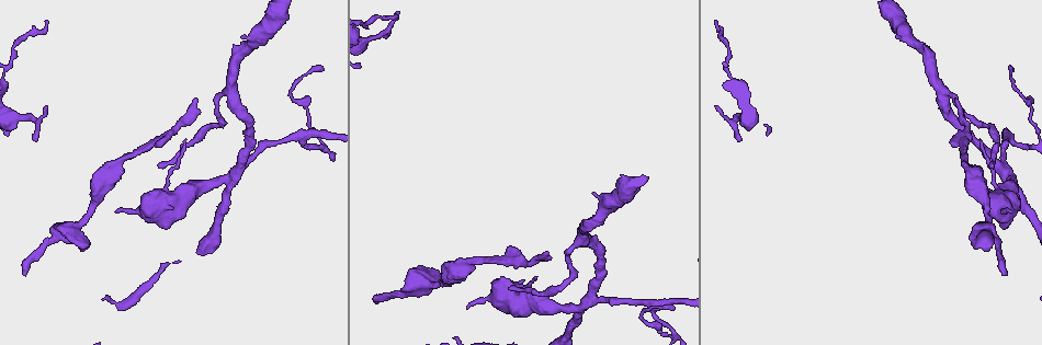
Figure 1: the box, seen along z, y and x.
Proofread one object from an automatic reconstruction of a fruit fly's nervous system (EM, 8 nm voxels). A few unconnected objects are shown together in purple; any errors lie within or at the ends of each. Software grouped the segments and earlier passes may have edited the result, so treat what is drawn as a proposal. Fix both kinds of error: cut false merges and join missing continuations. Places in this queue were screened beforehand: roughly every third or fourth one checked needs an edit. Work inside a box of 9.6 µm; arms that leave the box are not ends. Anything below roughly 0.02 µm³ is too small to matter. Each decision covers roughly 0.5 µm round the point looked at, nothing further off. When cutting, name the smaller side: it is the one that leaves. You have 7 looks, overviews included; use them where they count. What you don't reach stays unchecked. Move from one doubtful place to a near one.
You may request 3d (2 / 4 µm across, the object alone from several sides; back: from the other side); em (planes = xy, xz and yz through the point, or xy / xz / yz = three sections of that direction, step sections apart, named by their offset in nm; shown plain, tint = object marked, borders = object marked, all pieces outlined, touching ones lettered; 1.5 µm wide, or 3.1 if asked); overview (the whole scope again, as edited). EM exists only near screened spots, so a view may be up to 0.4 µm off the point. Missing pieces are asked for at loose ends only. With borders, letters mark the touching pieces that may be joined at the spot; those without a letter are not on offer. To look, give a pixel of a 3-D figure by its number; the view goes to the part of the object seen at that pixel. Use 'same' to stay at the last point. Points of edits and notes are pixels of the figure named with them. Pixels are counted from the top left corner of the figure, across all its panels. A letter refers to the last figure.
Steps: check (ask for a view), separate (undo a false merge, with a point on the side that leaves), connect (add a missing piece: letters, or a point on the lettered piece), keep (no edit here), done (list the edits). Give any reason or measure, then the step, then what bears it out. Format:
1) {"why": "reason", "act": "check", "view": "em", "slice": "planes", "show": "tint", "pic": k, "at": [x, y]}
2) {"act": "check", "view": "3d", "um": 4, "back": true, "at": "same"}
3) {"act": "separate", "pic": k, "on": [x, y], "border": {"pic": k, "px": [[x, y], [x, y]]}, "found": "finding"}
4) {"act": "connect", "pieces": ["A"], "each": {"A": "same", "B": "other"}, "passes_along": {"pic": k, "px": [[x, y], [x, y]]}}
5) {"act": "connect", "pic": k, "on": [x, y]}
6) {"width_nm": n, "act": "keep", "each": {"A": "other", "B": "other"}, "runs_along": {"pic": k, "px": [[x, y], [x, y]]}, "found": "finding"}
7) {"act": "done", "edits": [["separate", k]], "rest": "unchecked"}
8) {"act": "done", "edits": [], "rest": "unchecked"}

{"why": "free end", "act": "check", "view": "3d", "um": 4, "pic": 1, "at": [322, 67]}

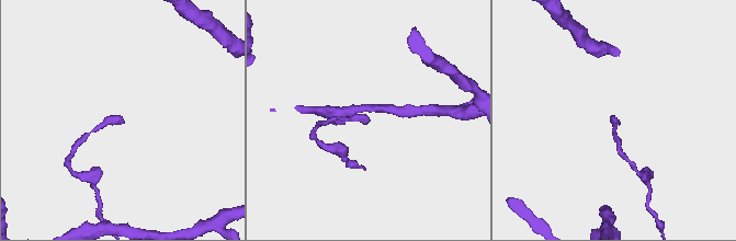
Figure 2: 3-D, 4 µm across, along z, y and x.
{"why": "need the tissue", "act": "check", "view": "em", "slice": "planes", "show": "plain", "pic": 2, "at": [611, 119]}

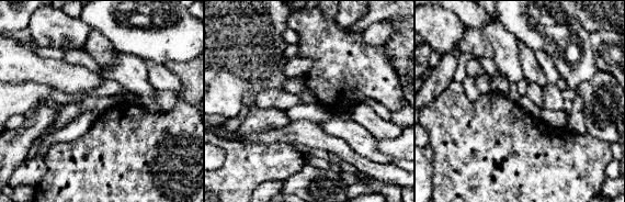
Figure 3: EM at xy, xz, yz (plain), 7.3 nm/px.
{"why": "see the neighbours", "act": "check", "view": "em", "slice": "planes", "show": "borders", "at": "same"}

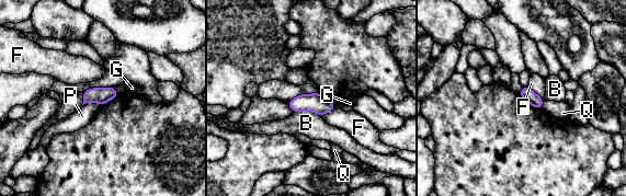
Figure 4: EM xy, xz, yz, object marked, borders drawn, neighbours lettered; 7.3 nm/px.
{"width_nm": 90, "act": "keep", "each": {"B": "other", "F": "other", "G": "other", "P": "other", "Q": "other"}, "border": {"pic": 4, "px": [[82, 104], [97, 102], [100, 105]]}, "found": "none of them fits"}

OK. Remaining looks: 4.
{"why": "free end", "act": "check", "view": "em", "slice": "xz", "step": 4, "show": "borders", "pic": 1, "at": [466, 309]}

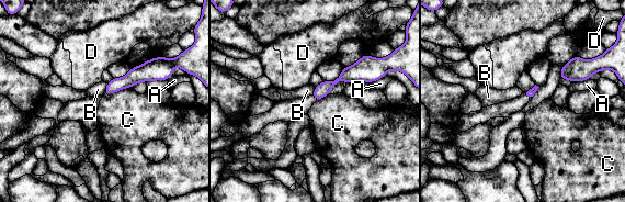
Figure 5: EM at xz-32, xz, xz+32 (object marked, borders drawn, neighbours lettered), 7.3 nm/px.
{"act": "keep", "each": {"A": "other", "B": "other", "C": "other", "D": "other"}, "border": {"pic": 5, "px": [[132, 86], [103, 96]]}, "found": "no lettered piece goes on from it"}

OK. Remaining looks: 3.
{"why": "free end", "act": "check", "view": "em", "slice": "yz", "step": 8, "show": "borders", "pic": 1, "at": [376, 299]}

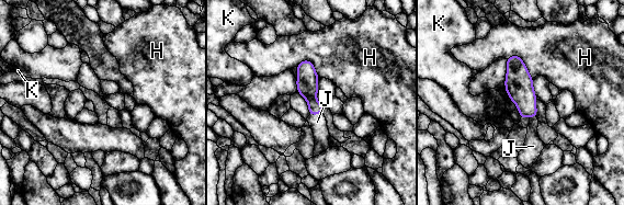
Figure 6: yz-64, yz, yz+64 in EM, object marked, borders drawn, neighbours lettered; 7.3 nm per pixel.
{"width_nm": 160, "act": "connect", "pieces": ["J"], "each": {"H": "other", "J": "same", "K": "other"}, "passes_along": {"pic": 6, "px": [[307, 82], [315, 113], [317, 122]]}, "found": "the neuron continues"}

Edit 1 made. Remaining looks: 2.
{"act": "done", "edits": [["connect", 6]], "rest": "unchecked"}

